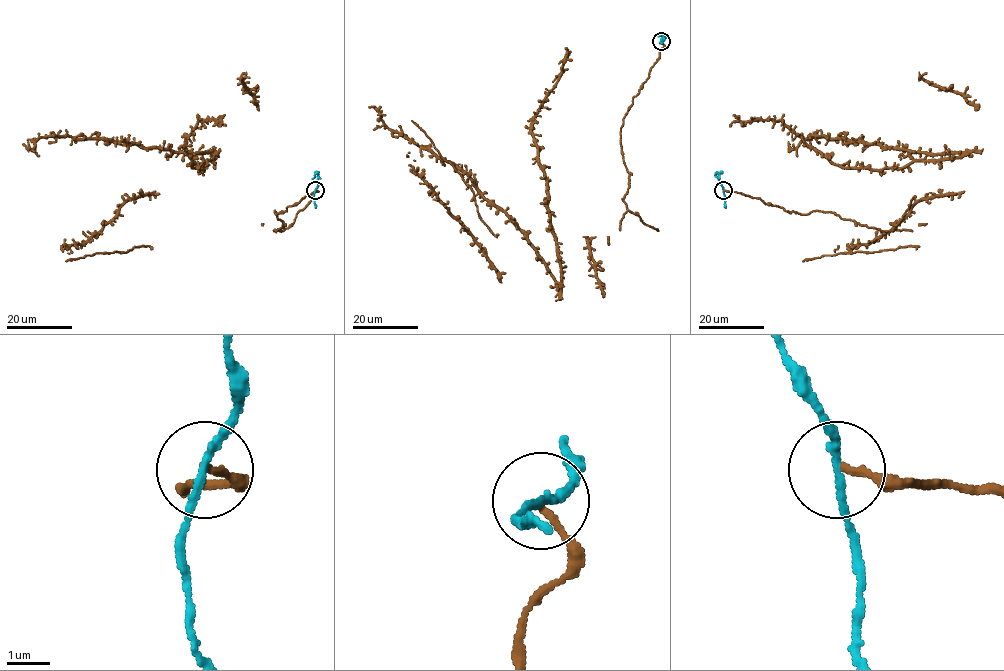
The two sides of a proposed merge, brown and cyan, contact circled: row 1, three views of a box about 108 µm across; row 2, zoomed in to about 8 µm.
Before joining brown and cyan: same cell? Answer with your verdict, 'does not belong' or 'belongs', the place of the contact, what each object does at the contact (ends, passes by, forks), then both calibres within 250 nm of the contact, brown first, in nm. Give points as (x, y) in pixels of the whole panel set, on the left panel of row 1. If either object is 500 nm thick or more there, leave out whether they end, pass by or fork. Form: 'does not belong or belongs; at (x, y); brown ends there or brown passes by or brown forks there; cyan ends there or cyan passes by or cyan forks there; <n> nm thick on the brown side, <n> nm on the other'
does not belong; at (315, 190); brown ends there; cyan passes by; 140 nm thick on the brown side, 170 nm on the other

